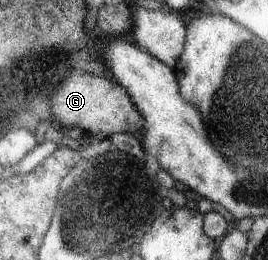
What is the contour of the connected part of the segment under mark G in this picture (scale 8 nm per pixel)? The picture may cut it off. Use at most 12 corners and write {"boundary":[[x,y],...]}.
{"boundary":[[63,75],[53,128],[140,135],[141,115],[110,77]]}

